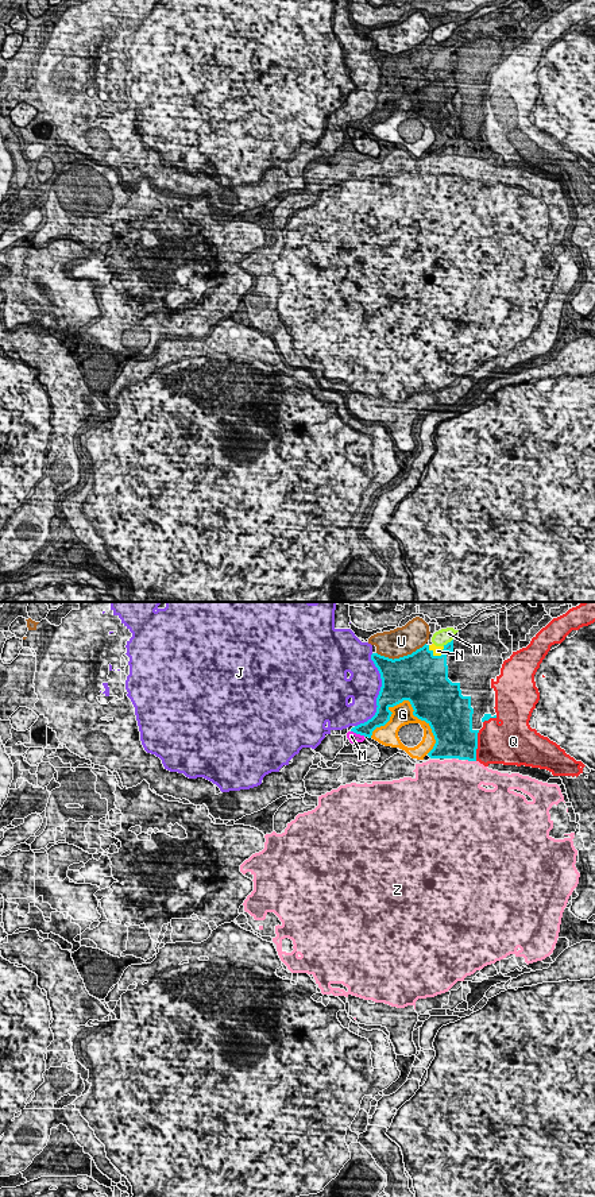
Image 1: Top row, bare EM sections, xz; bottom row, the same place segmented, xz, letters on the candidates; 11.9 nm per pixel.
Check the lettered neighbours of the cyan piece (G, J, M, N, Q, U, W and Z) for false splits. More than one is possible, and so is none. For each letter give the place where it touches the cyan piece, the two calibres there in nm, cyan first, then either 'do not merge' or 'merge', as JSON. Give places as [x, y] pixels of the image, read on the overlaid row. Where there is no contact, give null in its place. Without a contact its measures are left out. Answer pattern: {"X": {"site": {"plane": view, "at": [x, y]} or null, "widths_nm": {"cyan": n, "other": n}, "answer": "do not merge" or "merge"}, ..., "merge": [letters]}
{"G": {"site": {"plane": "xz", "at": [405, 699]}, "widths_nm": {"cyan": 500, "other": 260}, "answer": "do not merge"}, "J": {"site": {"plane": "xz", "at": [379, 694]}, "widths_nm": {"cyan": 380, "other": 400}, "answer": "do not merge"}, "M": {"site": {"plane": "xz", "at": [358, 733]}, "widths_nm": {"cyan": 170, "other": 120}, "answer": "do not merge"}, "N": {"site": {"plane": "xz", "at": [435, 656]}, "widths_nm": {"cyan": 500, "other": 130}, "answer": "merge"}, "Q": {"site": {"plane": "xz", "at": [476, 745]}, "widths_nm": {"cyan": 440, "other": 480}, "answer": "merge"}, "U": {"site": {"plane": "xz", "at": [401, 657]}, "widths_nm": {"cyan": 500, "other": 340}, "answer": "do not merge"}, "W": {"site": {"plane": "xz", "at": [448, 643]}, "widths_nm": {"cyan": 160, "other": 190}, "answer": "do not merge"}, "Z": {"site": {"plane": "xz", "at": [471, 760]}, "widths_nm": {"cyan": 380, "other": 440}, "answer": "do not merge"}, "merge": ["N", "Q"]}

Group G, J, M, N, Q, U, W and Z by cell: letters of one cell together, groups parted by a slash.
G / J / M / N Q / U / W / Z

